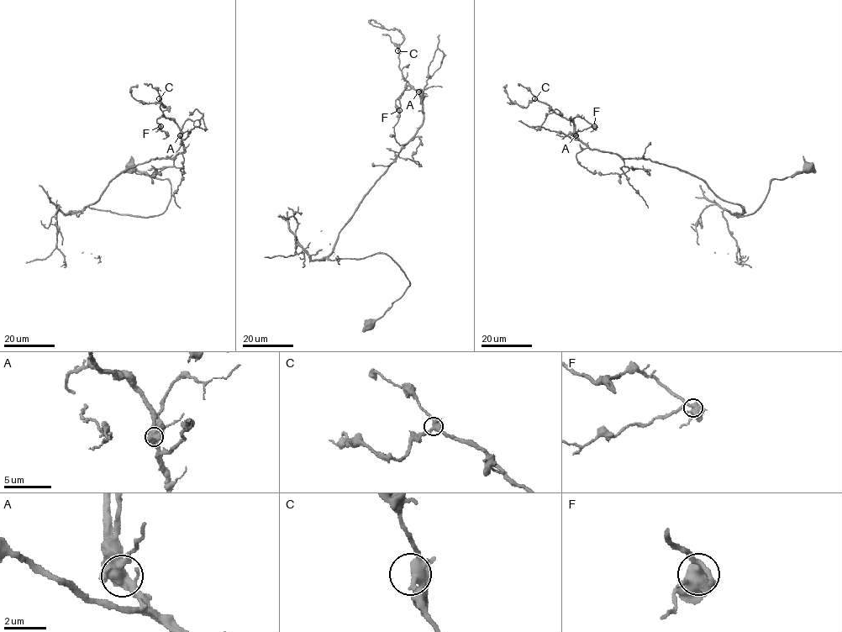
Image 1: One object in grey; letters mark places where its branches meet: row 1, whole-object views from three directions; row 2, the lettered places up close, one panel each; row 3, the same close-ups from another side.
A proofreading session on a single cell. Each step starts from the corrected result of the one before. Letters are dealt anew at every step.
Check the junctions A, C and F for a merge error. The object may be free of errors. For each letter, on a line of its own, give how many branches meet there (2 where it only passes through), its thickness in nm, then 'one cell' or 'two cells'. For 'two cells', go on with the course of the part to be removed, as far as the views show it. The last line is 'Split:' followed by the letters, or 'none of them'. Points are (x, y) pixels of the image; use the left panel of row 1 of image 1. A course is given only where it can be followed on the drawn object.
A: branches 4; calibre 600 nm; two cells; course (180, 135), (186, 120), (199, 119), (203, 116)
C: branches 4; calibre 380 nm; one cell
F: branches 4; calibre 480 nm; one cell
Split: A

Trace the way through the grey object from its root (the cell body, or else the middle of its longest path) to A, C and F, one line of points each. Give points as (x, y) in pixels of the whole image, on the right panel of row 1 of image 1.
A: (807, 169), (773, 179), (764, 202), (737, 217), (744, 209), (697, 176), (589, 150), (576, 135)
C: (807, 169), (773, 179), (764, 202), (737, 217), (741, 206), (689, 172), (589, 150), (570, 119), (534, 98)
F: (807, 169), (773, 179), (764, 202), (737, 217), (741, 206), (689, 172), (589, 150), (571, 119), (594, 126)

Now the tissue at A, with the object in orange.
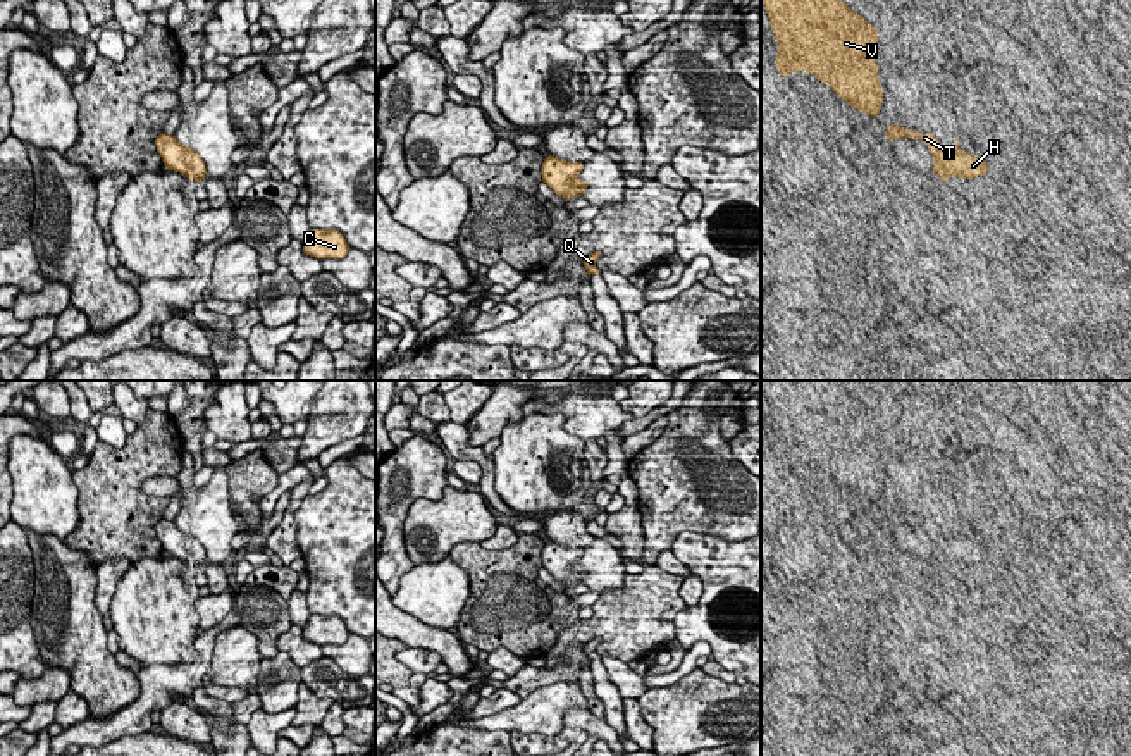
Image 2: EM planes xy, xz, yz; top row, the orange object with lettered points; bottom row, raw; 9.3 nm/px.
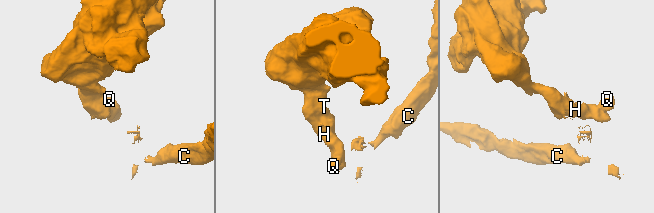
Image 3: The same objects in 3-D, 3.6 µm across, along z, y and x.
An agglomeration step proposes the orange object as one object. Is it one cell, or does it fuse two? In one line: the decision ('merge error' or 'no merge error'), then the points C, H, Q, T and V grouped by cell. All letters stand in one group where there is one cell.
merge error; groups C / H Q T V

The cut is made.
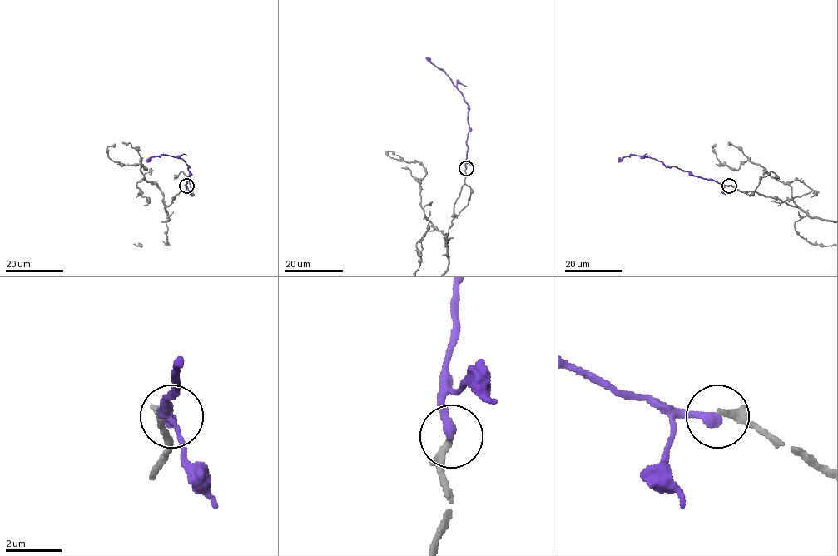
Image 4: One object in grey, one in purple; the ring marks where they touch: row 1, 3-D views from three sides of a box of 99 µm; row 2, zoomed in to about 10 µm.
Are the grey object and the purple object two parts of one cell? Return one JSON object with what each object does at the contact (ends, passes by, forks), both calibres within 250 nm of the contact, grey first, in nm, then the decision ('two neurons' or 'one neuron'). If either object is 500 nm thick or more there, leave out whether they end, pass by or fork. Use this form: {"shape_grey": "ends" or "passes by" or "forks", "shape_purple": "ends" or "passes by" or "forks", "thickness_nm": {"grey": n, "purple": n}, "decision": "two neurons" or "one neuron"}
{"shape_grey": "ends", "shape_purple": "ends", "thickness_nm": {"grey": 220, "purple": 360}, "decision": "two neurons"}

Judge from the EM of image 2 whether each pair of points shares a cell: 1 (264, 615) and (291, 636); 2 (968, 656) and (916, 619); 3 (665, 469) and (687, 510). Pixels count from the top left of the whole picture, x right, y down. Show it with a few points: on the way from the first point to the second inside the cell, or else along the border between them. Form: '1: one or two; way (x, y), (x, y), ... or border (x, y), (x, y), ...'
1: two; border (293, 625), (278, 639), (279, 651)
2: one; way (956, 644), (928, 620)
3: one; way (675, 479), (684, 488), (684, 500)

